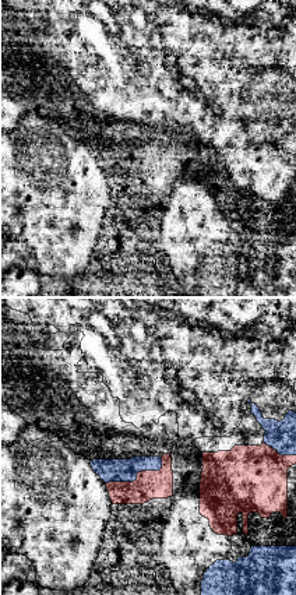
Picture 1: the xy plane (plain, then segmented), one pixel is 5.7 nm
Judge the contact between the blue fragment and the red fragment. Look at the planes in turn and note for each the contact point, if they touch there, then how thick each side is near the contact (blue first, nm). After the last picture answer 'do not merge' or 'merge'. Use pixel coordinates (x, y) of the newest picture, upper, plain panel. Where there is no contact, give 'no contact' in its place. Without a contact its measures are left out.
contact (136, 162); calibres 130 and 160 nm

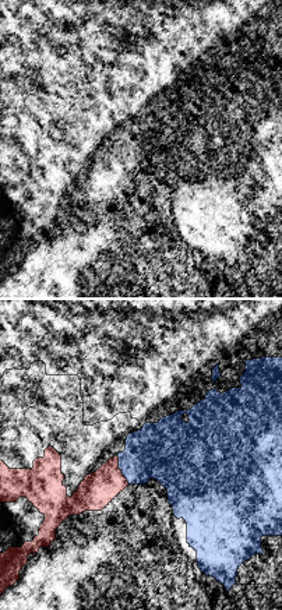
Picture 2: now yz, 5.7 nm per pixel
contact (119, 155); calibres 320 and 200 nm

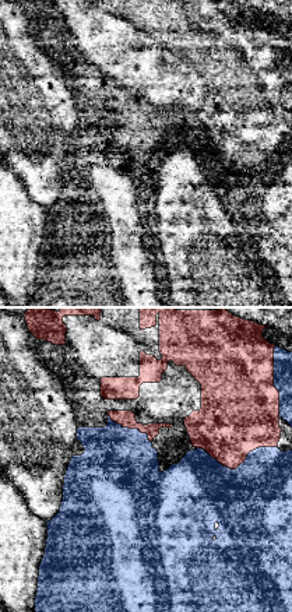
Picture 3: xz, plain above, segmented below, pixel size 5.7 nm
contact (239, 152); calibres 440 and 400 nm

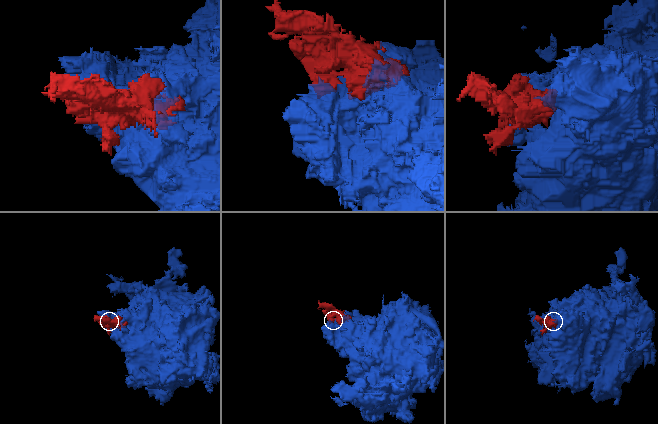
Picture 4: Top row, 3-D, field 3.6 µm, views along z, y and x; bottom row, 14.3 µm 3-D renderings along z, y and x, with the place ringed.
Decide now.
do not merge

